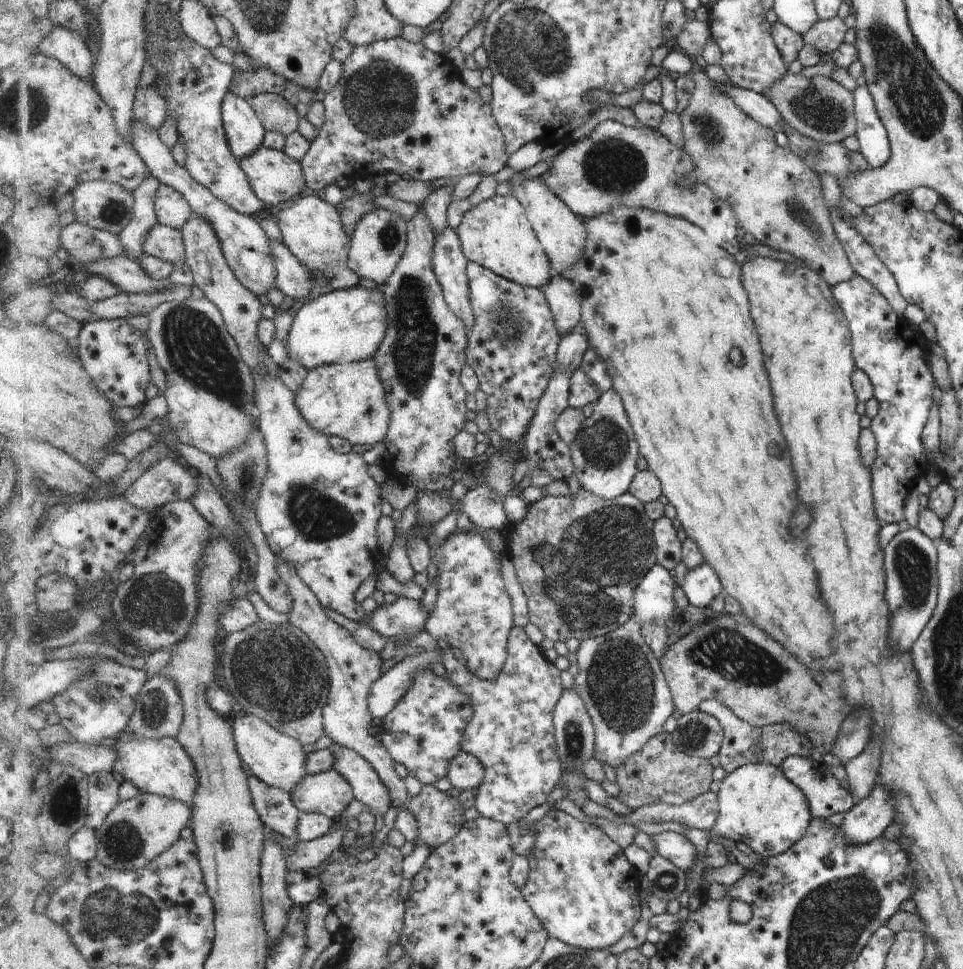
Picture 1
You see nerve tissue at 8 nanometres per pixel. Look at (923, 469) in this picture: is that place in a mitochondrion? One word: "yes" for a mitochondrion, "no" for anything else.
no

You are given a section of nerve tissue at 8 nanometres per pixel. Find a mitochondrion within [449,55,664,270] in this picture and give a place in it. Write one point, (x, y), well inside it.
(612, 165)

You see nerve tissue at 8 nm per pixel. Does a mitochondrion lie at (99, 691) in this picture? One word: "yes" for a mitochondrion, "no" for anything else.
yes

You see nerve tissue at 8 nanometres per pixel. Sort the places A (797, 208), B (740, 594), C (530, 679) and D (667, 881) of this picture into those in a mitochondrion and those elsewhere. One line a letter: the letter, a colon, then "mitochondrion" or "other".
A: mitochondrion
B: other
C: other
D: mitochondrion

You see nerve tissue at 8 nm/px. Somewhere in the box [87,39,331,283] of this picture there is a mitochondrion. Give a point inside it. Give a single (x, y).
(113, 212)

